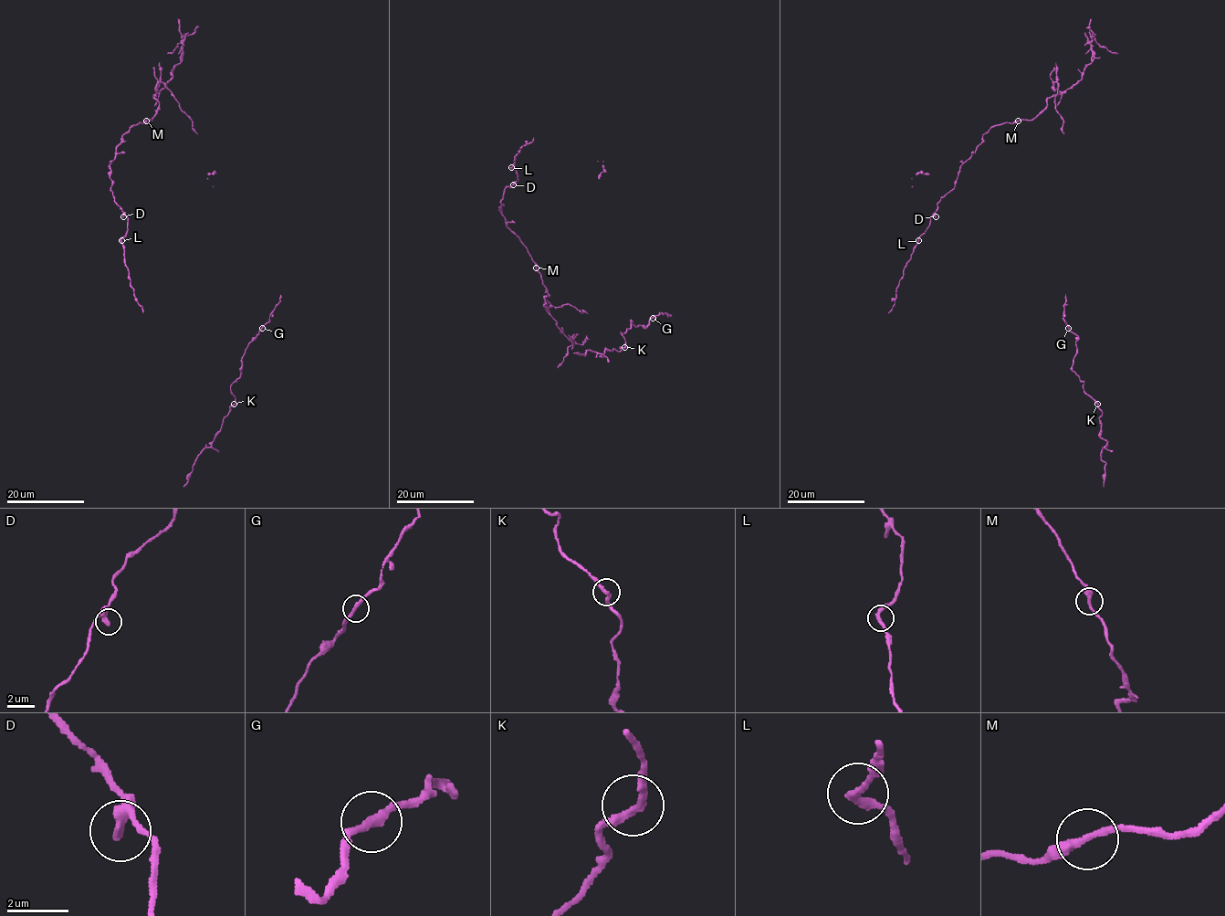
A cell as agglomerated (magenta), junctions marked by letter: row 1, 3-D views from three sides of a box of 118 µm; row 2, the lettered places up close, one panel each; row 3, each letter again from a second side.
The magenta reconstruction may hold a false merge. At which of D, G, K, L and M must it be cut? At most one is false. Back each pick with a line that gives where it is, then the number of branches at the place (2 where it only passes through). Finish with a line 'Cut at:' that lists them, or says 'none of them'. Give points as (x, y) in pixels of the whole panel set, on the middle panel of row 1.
M: Place: (536, 268). Branches: 2
Cut at: M

